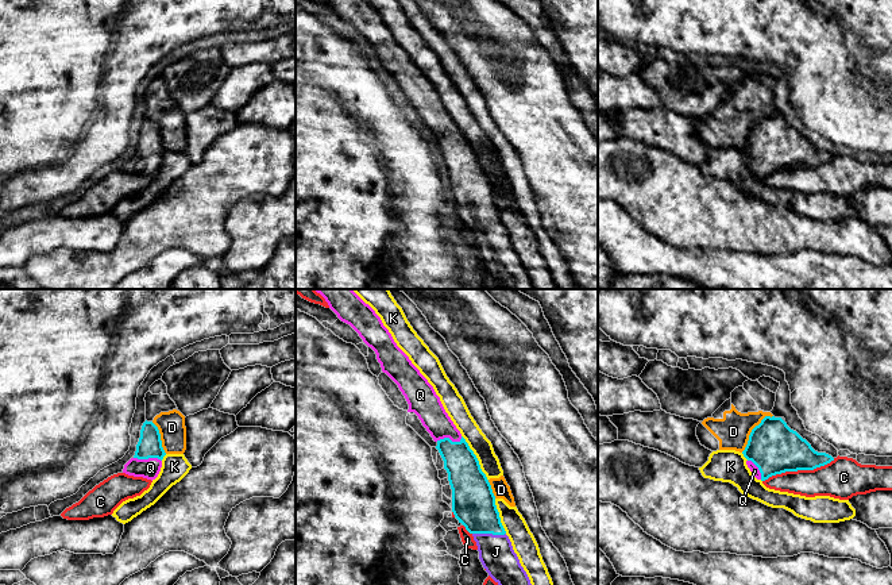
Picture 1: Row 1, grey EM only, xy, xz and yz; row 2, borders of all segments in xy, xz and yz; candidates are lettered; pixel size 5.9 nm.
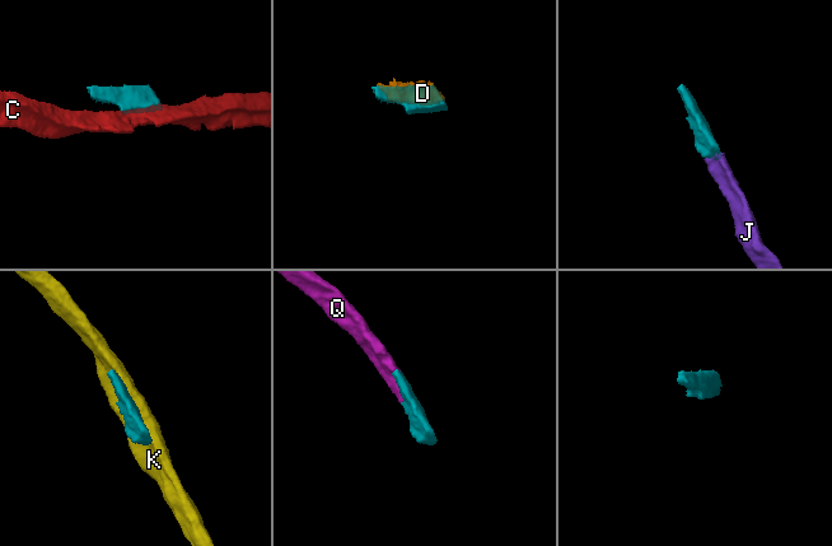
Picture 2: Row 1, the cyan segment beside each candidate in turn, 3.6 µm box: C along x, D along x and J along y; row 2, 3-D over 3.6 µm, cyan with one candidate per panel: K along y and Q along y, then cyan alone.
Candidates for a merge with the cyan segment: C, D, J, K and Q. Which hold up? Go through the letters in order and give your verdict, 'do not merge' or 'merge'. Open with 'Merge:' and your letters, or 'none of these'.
Merge: J, Q
C: do not merge
D: do not merge
J: merge
K: do not merge
Q: merge

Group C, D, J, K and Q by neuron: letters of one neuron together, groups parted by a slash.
C / D / J Q / K

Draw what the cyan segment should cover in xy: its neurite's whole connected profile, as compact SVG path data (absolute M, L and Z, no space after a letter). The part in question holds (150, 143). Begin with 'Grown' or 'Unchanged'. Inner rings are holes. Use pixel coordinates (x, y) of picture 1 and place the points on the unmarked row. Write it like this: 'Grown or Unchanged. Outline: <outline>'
Grown. Outline: M144 119L135 153L124 162L123 170L134 174L155 177L166 153L158 124L152 119Z

